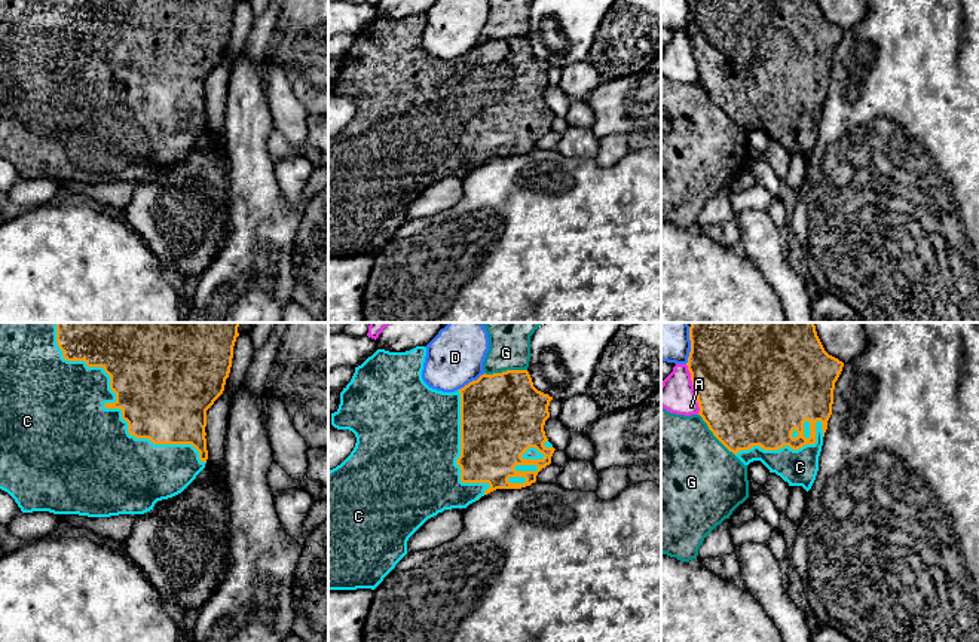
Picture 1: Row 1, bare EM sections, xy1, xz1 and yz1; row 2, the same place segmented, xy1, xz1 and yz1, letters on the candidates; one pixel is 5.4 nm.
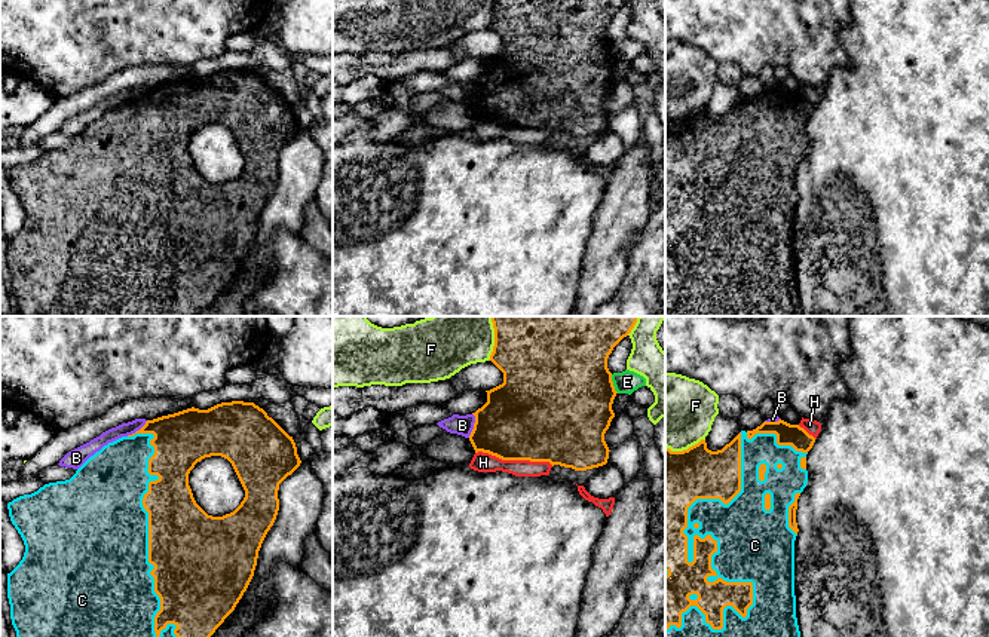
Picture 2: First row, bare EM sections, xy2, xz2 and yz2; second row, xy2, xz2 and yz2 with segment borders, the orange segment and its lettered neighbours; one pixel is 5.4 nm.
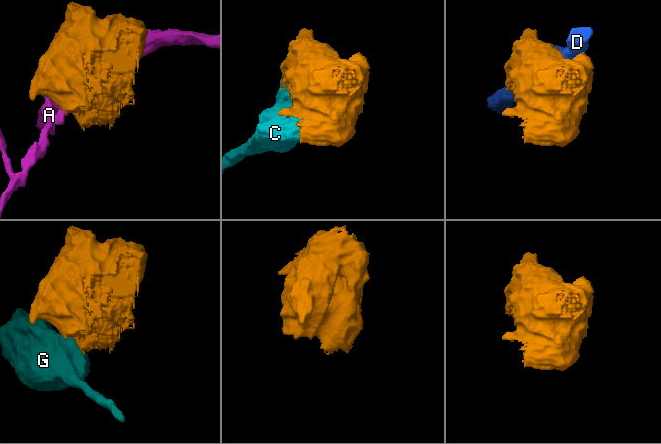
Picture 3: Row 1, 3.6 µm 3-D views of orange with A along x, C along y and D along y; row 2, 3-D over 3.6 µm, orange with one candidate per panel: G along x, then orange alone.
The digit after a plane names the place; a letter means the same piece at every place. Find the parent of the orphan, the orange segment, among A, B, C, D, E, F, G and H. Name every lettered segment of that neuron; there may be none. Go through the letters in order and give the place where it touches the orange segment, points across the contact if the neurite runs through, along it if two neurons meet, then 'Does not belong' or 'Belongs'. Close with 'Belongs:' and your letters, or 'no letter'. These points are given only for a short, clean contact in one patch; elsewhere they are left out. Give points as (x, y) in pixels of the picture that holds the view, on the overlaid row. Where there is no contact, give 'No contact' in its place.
A: Touches orange at yz1 (694, 390). Does not belong
B: Touches orange at xz2 (474, 425). Does not belong
C: Touches orange at yz2 (715, 541). Belongs
D: Touches orange at xz1 (470, 382). Does not belong
E: Touches orange at xz2 (612, 383). Does not belong
F: Touches orange at xz2 (495, 339). Does not belong
G: Touches orange at xz1 (507, 370). Boundary: xz1 (526, 369), (485, 373). Does not belong
H: Touches orange at xz2 (514, 459). Does not belong
Belongs: C

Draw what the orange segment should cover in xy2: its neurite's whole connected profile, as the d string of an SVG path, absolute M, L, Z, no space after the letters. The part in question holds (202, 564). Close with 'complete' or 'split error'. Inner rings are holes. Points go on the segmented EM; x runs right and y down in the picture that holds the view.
M232 401L217 404L208 410L192 407L147 420L135 434L104 445L91 456L70 480L45 484L31 494L13 499L7 503L9 517L25 545L22 560L7 573L7 598L16 637L211 637L235 610L247 591L254 576L261 543L279 511L279 484L291 475L300 463L301 460L297 454L293 437L269 417L263 408L254 402ZM211 456L227 459L245 490L245 497L241 505L233 512L223 517L208 515L196 503L189 486L190 471L198 462Z; split error

